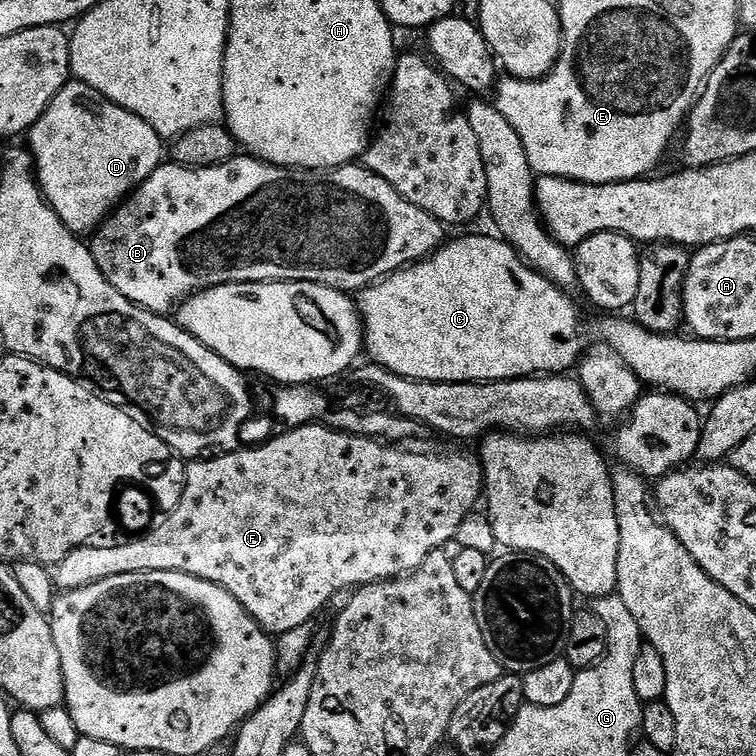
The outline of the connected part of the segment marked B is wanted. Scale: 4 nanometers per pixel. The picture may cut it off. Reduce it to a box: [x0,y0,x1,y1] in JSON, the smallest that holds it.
[90,154,446,314]

